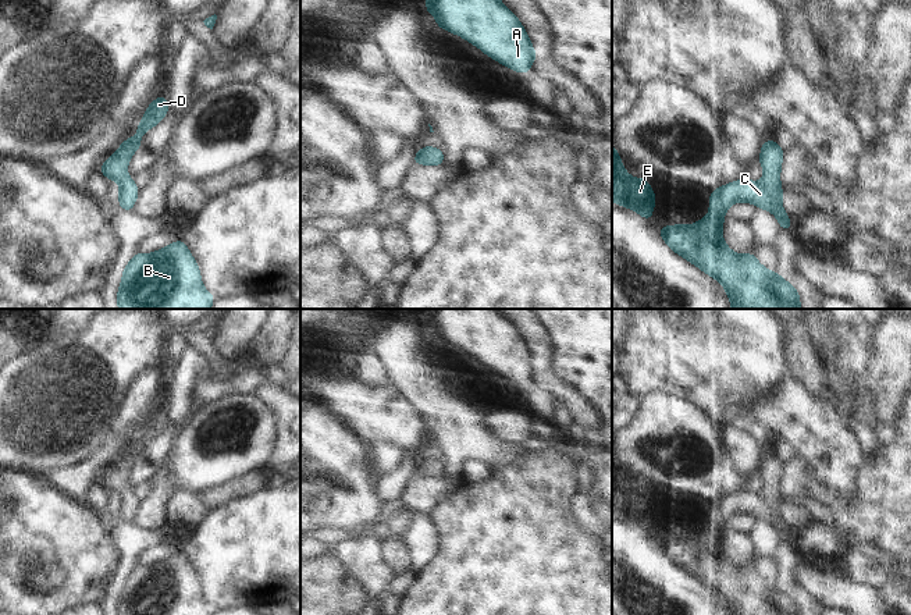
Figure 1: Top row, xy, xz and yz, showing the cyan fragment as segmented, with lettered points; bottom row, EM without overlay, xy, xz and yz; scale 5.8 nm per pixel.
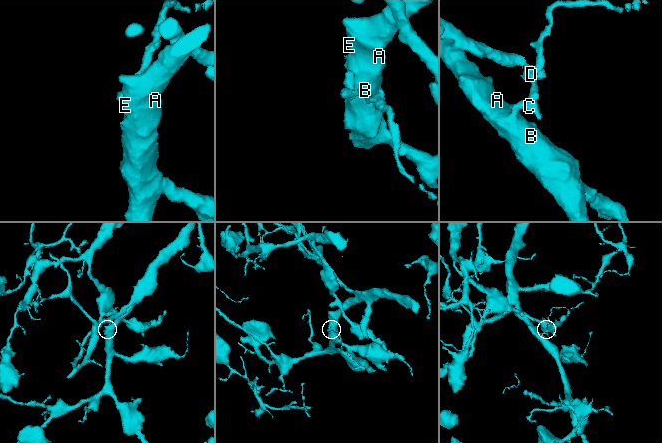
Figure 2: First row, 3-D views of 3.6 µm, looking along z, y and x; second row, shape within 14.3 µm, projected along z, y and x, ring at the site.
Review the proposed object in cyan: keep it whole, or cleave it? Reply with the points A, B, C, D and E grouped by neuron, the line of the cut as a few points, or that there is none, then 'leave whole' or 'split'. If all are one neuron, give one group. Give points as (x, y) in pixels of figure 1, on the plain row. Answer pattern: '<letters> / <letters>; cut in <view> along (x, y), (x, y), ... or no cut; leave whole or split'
A B C D E; no cut; leave whole

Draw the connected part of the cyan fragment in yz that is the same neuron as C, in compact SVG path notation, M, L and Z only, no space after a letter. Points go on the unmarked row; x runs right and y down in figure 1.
M765 452L759 474L764 491L737 491L711 502L709 526L693 537L656 540L668 558L726 601L730 615L800 615L797 601L776 583L761 577L754 564L734 565L723 552L726 522L736 513L748 513L773 525L782 541L790 543L791 533L782 518L780 479L783 461Z

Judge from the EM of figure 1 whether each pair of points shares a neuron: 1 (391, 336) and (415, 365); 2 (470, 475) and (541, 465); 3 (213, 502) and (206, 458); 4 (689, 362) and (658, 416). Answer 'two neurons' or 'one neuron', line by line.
1: one neuron
2: two neurons
3: two neurons
4: two neurons

